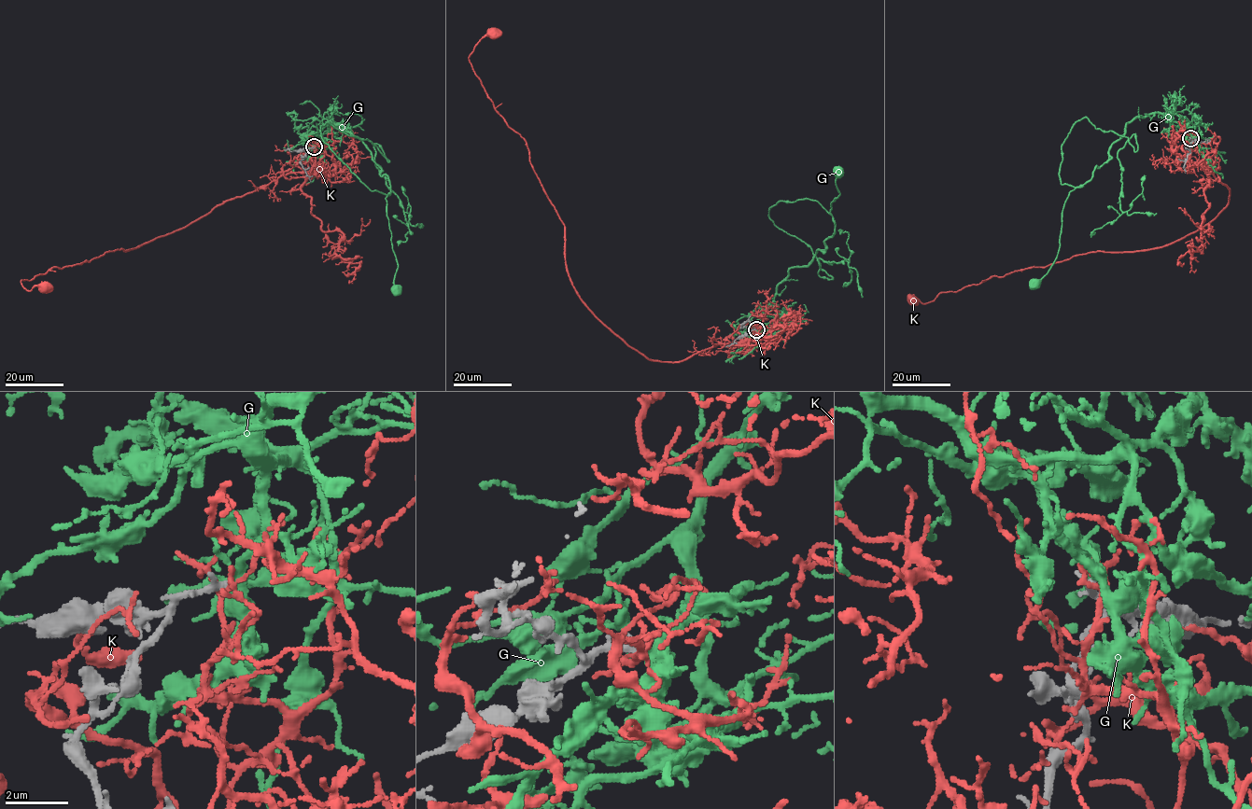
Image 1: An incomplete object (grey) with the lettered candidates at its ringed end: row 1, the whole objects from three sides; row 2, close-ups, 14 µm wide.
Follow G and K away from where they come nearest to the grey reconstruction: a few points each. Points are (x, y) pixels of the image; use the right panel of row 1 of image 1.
G: (1190, 137), (1160, 113), (1126, 124), (1110, 146), (1108, 160), (1069, 192), (1056, 259), (1033, 285)
K: (1190, 138), (1198, 160), (1229, 191), (1207, 224), (1159, 247), (1076, 255), (911, 300)

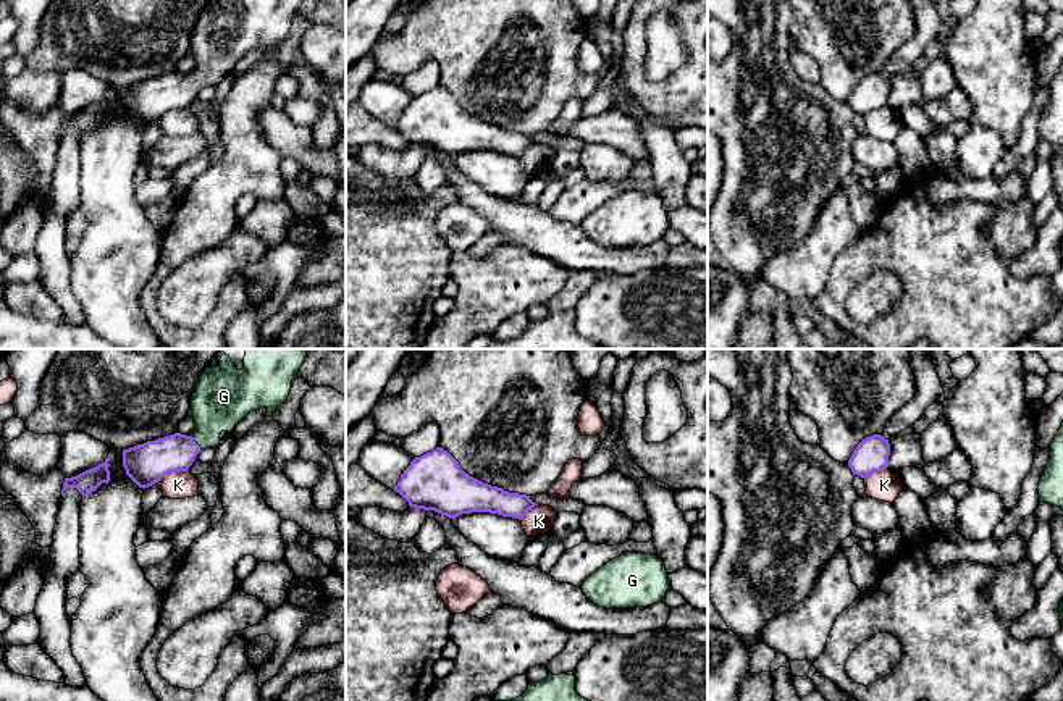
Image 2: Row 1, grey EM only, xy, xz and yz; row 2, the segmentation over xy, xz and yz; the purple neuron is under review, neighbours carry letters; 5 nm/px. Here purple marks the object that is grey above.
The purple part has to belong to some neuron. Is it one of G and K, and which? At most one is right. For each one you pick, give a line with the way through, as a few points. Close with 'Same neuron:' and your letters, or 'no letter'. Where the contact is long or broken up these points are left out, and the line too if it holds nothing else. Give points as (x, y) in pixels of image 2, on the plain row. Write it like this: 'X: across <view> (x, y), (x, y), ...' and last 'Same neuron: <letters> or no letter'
G: across xy (149, 100), (181, 89), (194, 79), (207, 67), (220, 37)
Same neuron: G

